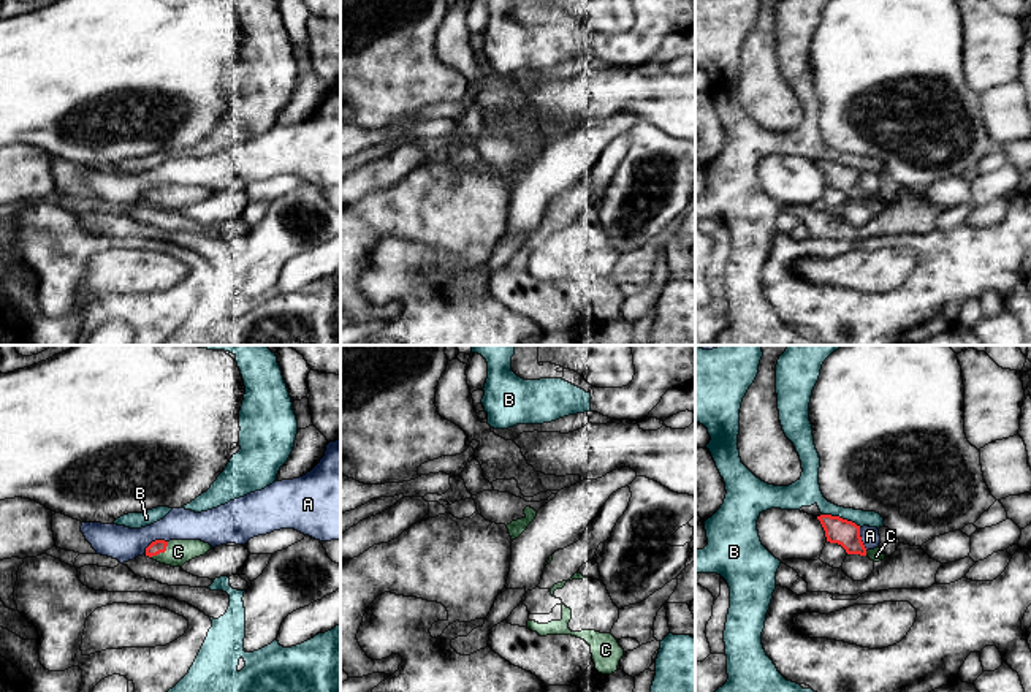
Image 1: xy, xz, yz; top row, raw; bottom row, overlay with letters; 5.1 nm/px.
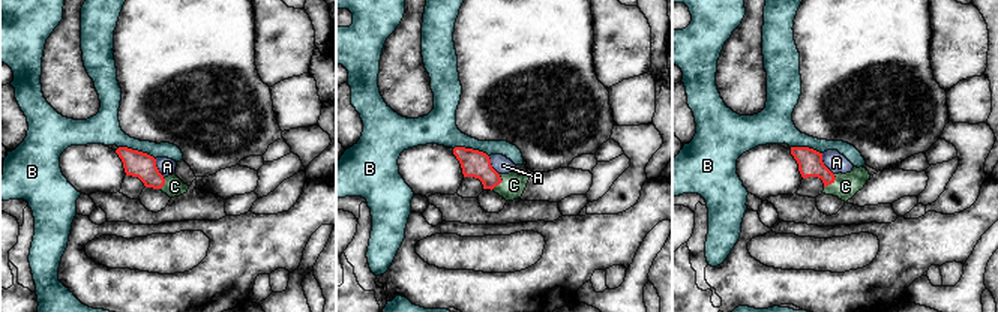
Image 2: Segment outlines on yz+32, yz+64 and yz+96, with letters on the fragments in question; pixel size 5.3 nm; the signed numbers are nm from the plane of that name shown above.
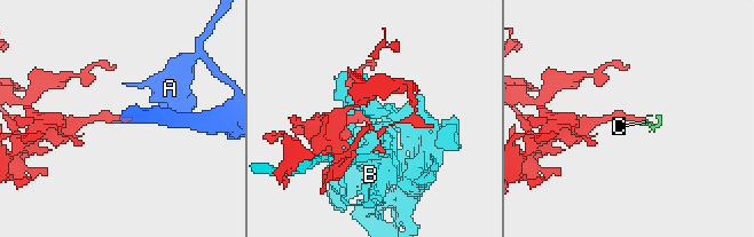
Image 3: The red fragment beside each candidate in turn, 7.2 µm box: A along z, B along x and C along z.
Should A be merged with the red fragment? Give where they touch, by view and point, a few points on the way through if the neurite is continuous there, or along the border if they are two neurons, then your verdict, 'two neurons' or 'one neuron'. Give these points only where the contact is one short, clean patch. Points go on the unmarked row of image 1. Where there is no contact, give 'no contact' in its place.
meets red in xy at (155, 186); two neurons

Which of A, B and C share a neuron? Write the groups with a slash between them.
A / B / C

